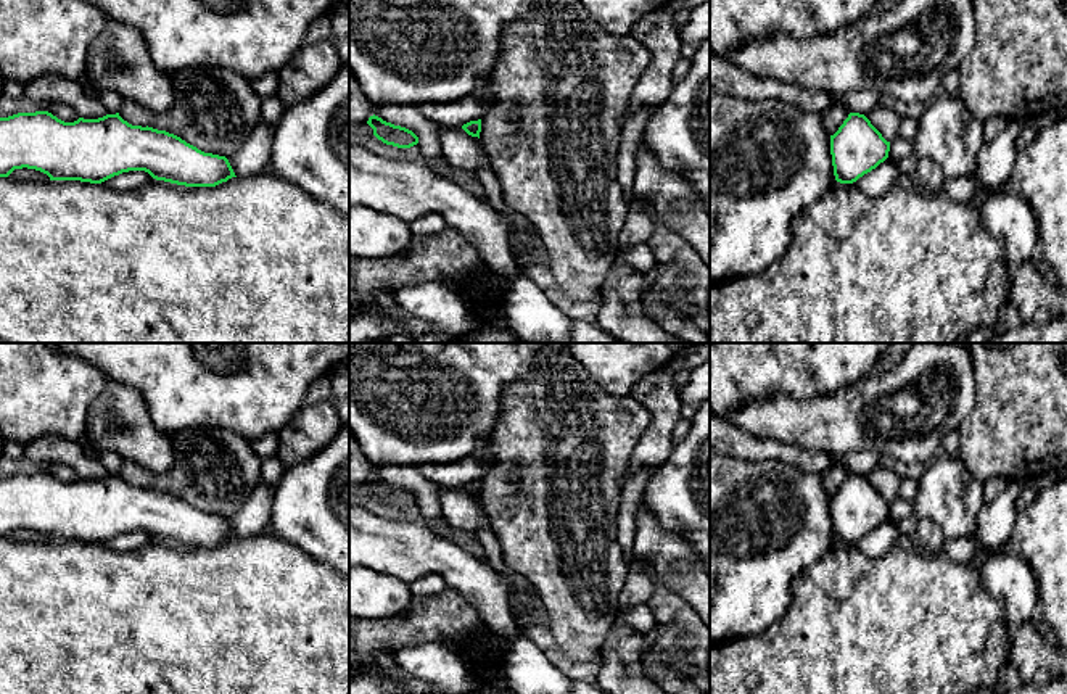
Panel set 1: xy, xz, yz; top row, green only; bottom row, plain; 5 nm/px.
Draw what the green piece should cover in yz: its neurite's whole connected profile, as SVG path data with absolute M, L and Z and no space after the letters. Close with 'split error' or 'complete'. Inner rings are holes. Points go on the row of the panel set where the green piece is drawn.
M850 113L830 135L835 180L853 184L888 158L890 142L859 113Z; complete

